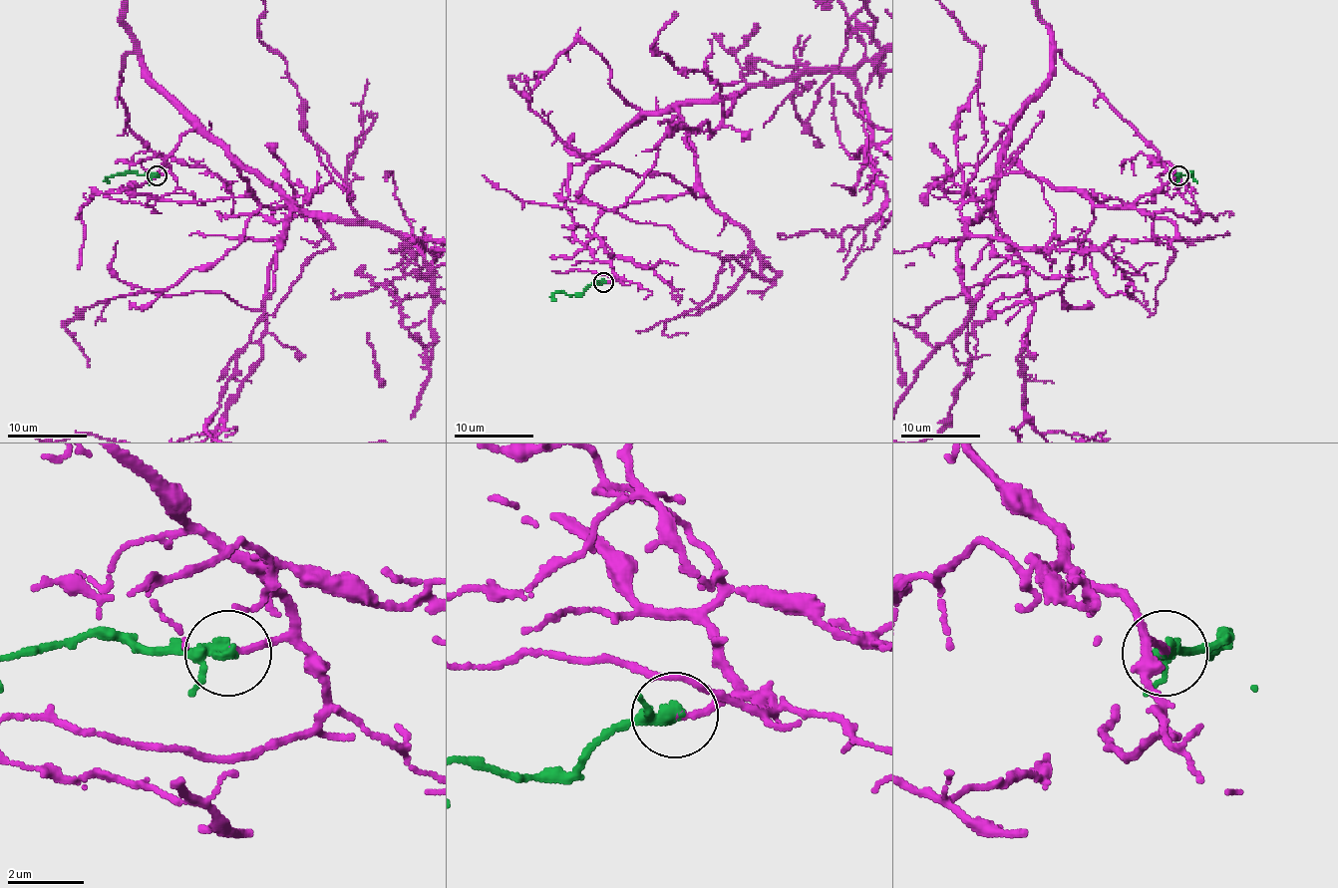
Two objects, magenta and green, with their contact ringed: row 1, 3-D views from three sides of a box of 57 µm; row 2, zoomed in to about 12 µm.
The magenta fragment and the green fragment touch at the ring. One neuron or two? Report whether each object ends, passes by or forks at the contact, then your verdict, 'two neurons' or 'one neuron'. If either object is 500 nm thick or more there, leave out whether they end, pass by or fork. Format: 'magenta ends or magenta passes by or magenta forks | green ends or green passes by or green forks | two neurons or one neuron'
magenta ends | green passes by | one neuron

